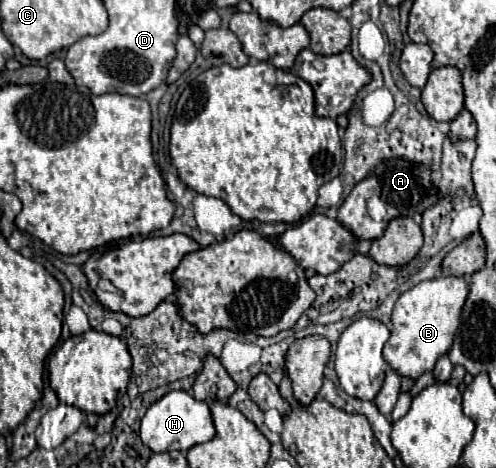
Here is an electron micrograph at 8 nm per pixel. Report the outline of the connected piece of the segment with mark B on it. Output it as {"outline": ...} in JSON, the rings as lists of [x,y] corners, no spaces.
{"outline":[[[439,277],[421,281],[407,293],[403,293],[393,309],[393,331],[385,343],[387,363],[403,377],[417,379],[421,373],[431,371],[441,353],[447,353],[453,345],[453,335],[459,327],[461,309],[467,301],[469,285],[465,277]]]}

